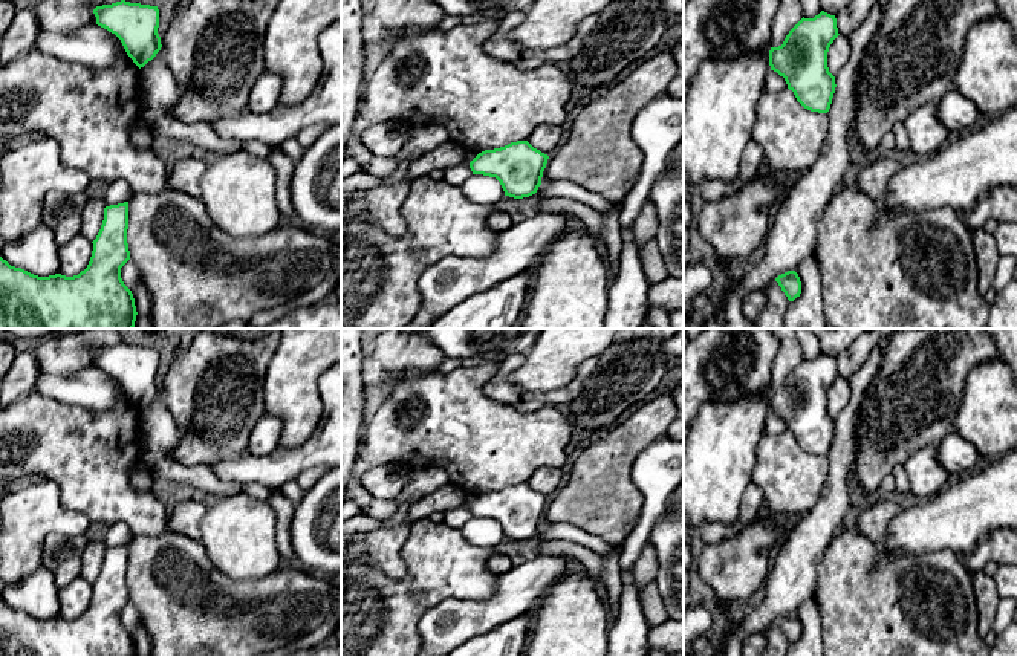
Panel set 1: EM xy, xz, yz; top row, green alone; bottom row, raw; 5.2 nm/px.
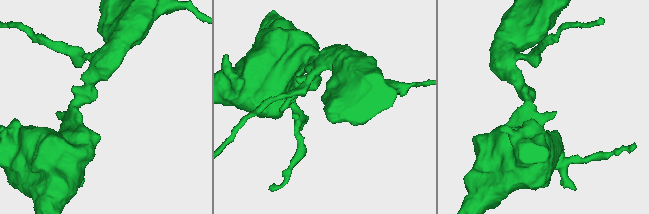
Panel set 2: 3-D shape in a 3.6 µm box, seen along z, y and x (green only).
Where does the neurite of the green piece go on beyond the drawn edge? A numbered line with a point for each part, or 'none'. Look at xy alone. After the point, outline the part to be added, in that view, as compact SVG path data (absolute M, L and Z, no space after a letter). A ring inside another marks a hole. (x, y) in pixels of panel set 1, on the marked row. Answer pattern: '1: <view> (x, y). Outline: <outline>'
none

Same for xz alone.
1: xz (568, 190). Outline: M551 182L538 187L535 193L540 199L563 196L566 199L573 199L581 202L599 214L606 214L610 211L610 200L604 199L601 194L589 191L572 182Z

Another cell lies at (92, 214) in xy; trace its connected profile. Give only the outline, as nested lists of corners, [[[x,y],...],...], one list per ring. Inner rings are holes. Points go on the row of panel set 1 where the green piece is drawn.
[[[89,199],[81,209],[81,231],[80,234],[89,242],[93,242],[101,229],[104,220],[104,199]]]

